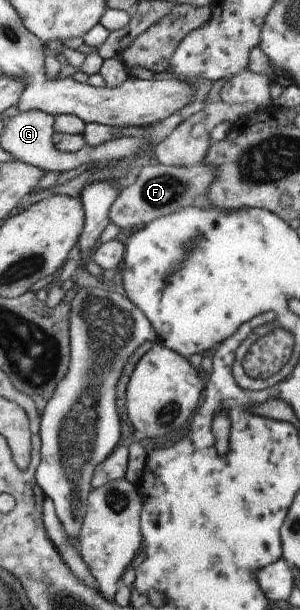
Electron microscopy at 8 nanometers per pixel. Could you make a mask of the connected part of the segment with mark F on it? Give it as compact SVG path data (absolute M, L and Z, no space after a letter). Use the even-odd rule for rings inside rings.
M204 161L193 166L149 165L141 169L136 180L117 193L109 216L111 223L119 228L142 227L153 219L174 213L186 206L204 201L209 185L215 179L217 169Z

